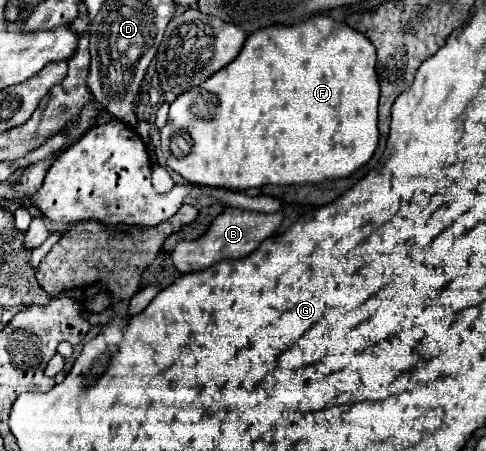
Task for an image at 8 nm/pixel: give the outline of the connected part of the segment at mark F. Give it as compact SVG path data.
M313 16L305 22L293 24L293 26L265 26L255 30L247 36L239 56L227 64L227 68L221 68L215 72L215 76L207 78L199 88L185 92L179 96L169 110L169 120L161 130L161 152L165 158L165 166L175 170L179 176L183 176L191 184L201 186L215 186L215 188L229 188L229 190L245 190L245 188L261 188L265 184L321 184L327 180L339 180L361 168L369 162L377 148L379 132L377 132L377 104L379 104L379 80L375 70L377 54L371 40L367 40L365 34L355 32L343 22L335 22L329 16Z

